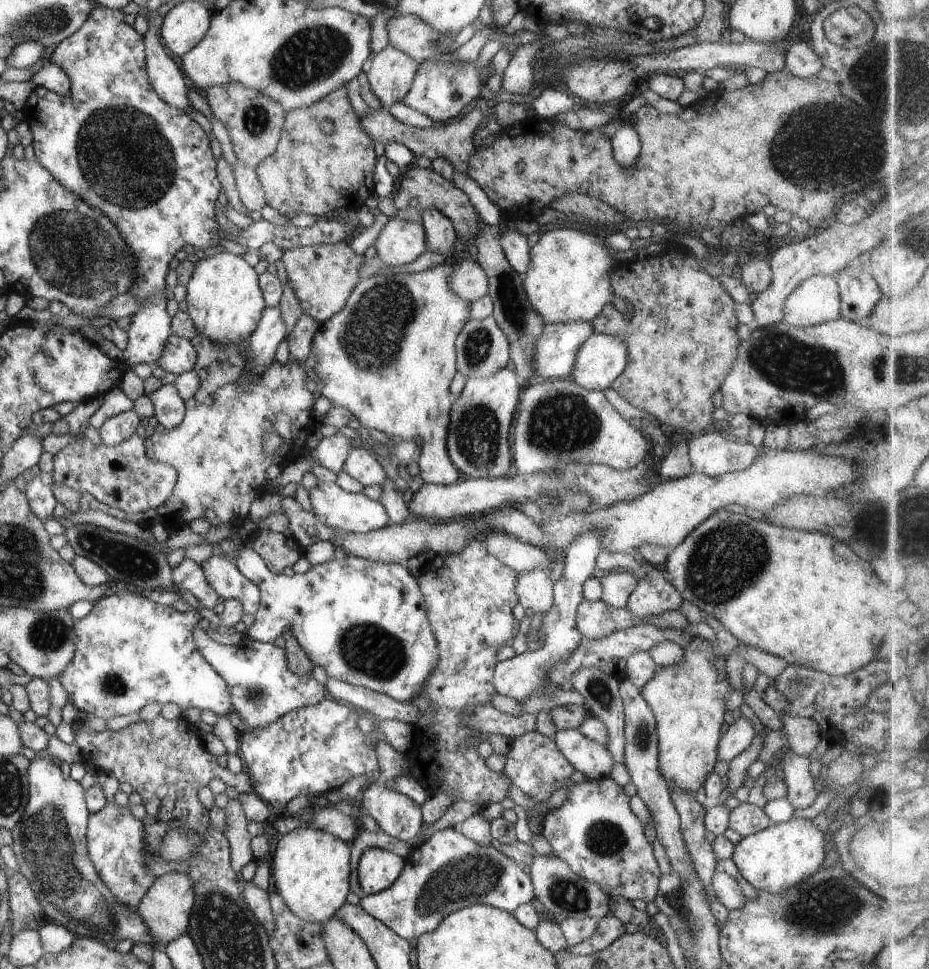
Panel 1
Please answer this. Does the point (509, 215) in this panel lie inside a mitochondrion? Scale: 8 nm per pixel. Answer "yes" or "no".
no

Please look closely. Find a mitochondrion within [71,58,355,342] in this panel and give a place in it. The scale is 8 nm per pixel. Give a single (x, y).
(122, 156)

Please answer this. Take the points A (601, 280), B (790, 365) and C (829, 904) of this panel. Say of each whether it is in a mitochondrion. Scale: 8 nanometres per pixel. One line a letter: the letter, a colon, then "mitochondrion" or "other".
A: other
B: mitochondrion
C: mitochondrion

